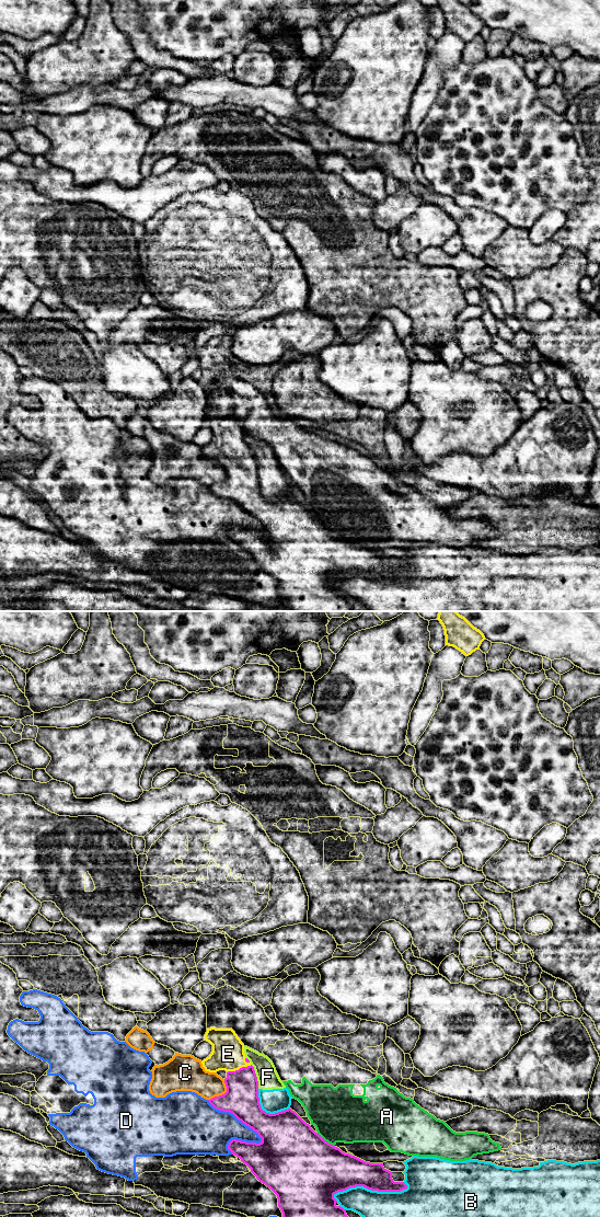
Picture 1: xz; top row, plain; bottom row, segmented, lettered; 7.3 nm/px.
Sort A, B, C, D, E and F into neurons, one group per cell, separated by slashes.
A / B F / C / D / E

